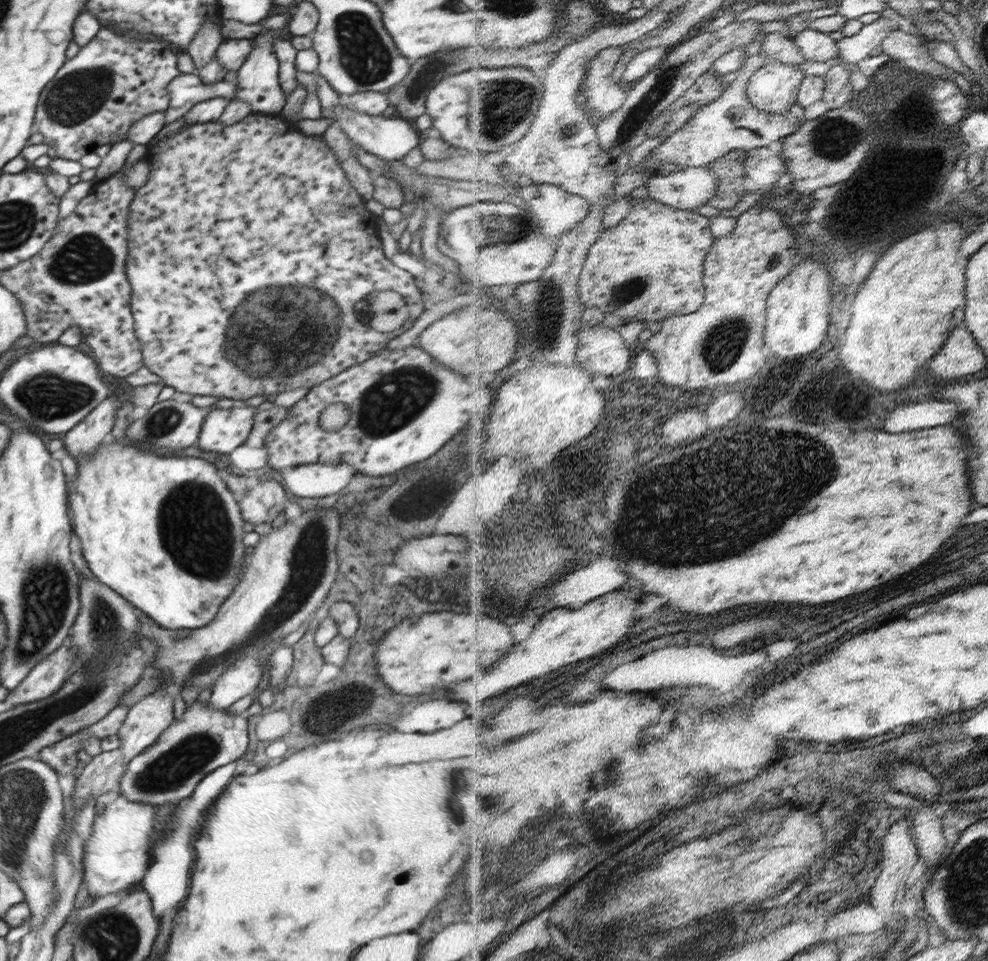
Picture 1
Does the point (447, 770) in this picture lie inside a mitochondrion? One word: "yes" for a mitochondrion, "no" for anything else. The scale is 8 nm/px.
yes

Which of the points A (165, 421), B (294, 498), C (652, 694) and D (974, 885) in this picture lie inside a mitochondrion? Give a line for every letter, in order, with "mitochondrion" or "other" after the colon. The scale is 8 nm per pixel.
A: mitochondrion
B: other
C: other
D: mitochondrion

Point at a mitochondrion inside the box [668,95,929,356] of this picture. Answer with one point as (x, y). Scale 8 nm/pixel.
(828, 138)

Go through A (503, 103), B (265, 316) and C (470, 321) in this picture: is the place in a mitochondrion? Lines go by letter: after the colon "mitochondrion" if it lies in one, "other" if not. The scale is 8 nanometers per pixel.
A: mitochondrion
B: mitochondrion
C: other

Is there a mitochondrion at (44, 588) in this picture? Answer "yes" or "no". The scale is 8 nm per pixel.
yes

